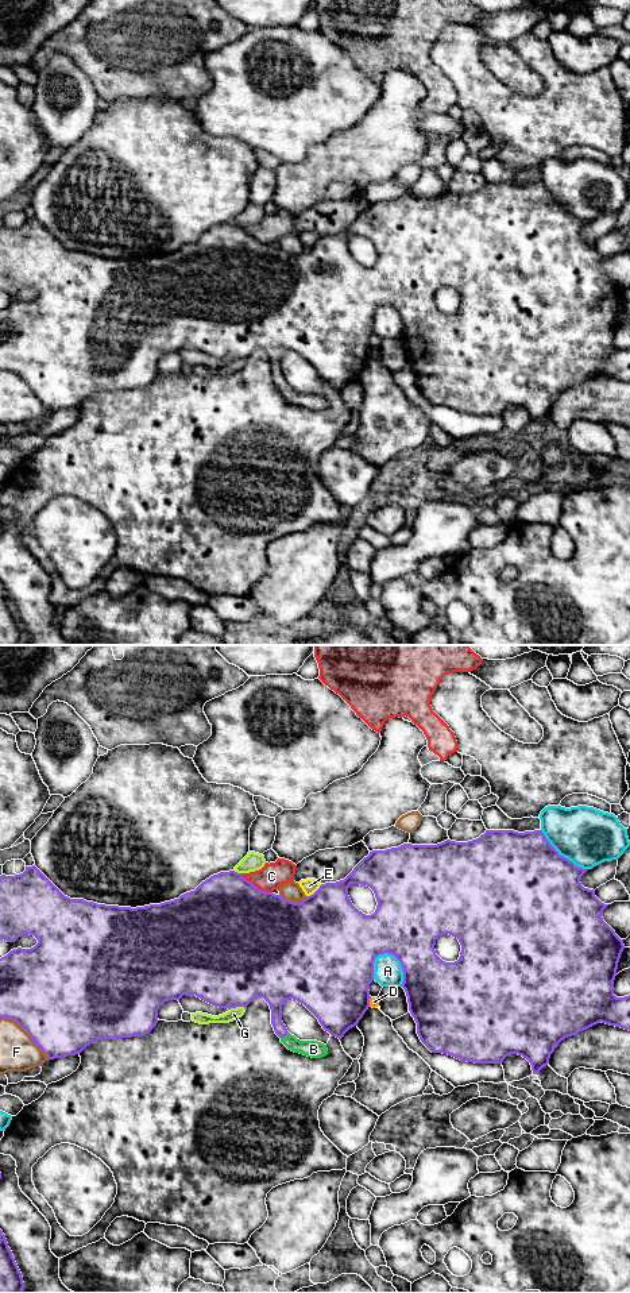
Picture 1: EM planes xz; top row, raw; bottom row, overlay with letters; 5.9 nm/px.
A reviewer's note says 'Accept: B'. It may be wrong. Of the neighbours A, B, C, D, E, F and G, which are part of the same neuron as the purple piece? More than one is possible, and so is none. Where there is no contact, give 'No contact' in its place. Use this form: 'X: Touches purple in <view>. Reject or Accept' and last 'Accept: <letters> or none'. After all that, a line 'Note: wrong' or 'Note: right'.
A: Touches purple in xz. Reject
B: Touches purple in xz. Accept
C: Touches purple in xz. Reject
D: Touches purple in xz. Reject
E: Touches purple in xz. Reject
F: Touches purple in xz. Reject
G: Touches purple in xz. Reject
Accept: B
Note: right

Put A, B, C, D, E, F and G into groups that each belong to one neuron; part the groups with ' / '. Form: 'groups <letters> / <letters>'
groups A / B / C / D / E / F / G

